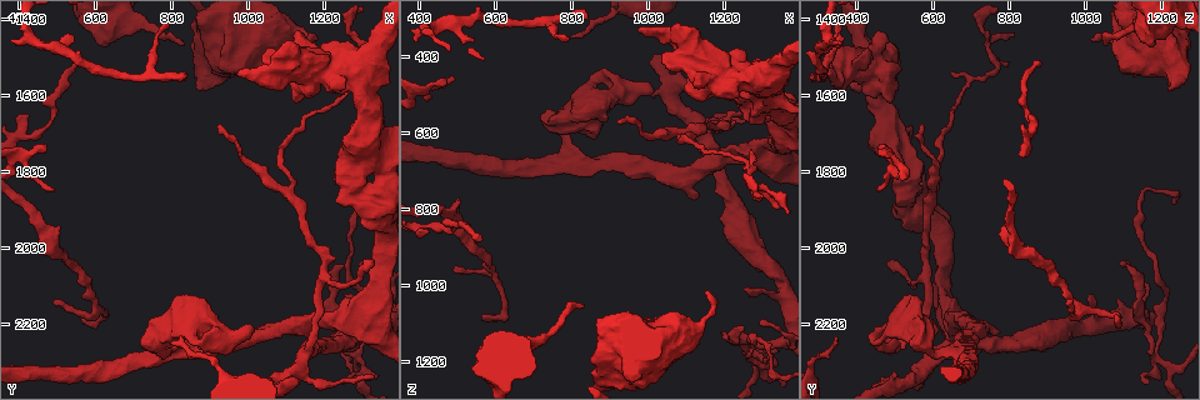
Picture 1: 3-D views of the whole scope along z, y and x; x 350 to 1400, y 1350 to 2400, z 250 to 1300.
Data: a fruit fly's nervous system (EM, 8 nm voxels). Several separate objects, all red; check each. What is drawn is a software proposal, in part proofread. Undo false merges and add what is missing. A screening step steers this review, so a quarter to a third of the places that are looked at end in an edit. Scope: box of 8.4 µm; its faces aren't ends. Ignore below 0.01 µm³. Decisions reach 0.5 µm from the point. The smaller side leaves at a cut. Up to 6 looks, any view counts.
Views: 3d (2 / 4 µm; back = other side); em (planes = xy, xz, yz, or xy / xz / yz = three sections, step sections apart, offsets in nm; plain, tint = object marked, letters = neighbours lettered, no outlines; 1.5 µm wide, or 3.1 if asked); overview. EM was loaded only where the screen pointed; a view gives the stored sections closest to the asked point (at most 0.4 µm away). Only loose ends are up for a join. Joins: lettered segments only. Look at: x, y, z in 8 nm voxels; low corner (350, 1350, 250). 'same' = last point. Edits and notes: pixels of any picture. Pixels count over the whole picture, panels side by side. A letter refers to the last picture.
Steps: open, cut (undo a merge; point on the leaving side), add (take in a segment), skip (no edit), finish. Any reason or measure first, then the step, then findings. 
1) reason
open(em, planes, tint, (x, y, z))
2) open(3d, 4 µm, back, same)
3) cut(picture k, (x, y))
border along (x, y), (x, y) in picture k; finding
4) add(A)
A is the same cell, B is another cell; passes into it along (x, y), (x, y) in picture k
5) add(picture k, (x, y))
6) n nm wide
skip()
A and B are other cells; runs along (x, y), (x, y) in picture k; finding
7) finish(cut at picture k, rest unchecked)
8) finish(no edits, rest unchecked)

tapers out
open(3d, 2 µm, (535, 1445, 360))

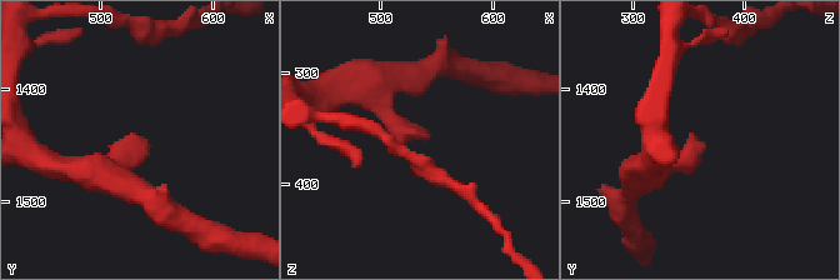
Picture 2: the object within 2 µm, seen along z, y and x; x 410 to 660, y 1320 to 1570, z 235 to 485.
shape alone is not enough
open(em, planes, plain, (540, 1444, 356))

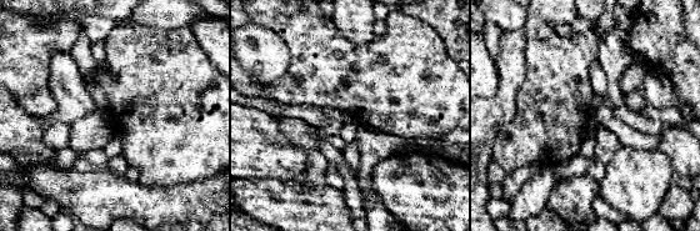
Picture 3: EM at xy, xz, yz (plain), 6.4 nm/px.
open(em, planes, letters, same)

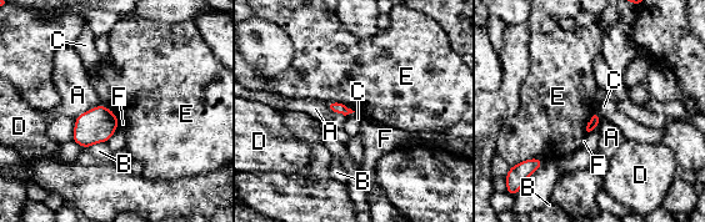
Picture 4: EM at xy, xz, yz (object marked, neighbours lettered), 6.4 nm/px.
skip()
A, B, C, D, E and F are other cells; border along (328, 101), (344, 102), (355, 111) in picture 4; no lettered segment goes on from it

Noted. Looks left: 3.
thin end
open(3d, 4 µm, back, (565, 2185, 1080))

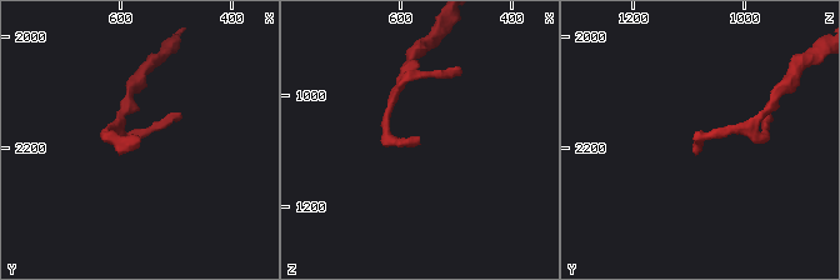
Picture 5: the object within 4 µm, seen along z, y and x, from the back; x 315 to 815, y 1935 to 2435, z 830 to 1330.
open(em, xy, step 8, tint, (565, 2190, 1090))

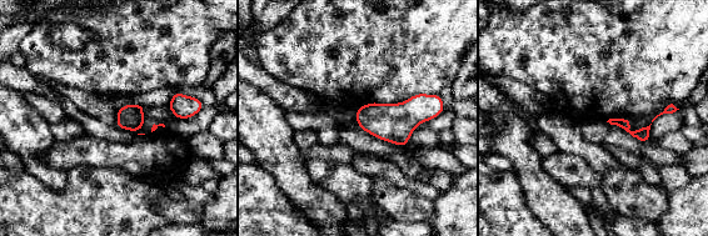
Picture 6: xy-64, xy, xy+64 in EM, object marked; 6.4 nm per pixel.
open(em, planes, letters, same)

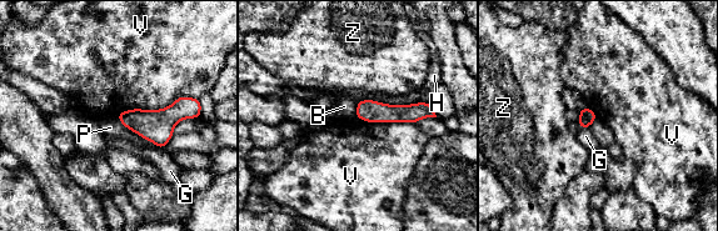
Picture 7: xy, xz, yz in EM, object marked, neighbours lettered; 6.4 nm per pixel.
110 nm wide
skip()
B, G, H, P, V and Z are other cells; border along (116, 117), (126, 127), (156, 146) in picture 7; none of them fits

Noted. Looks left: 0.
finish(no edits, rest unchecked)

